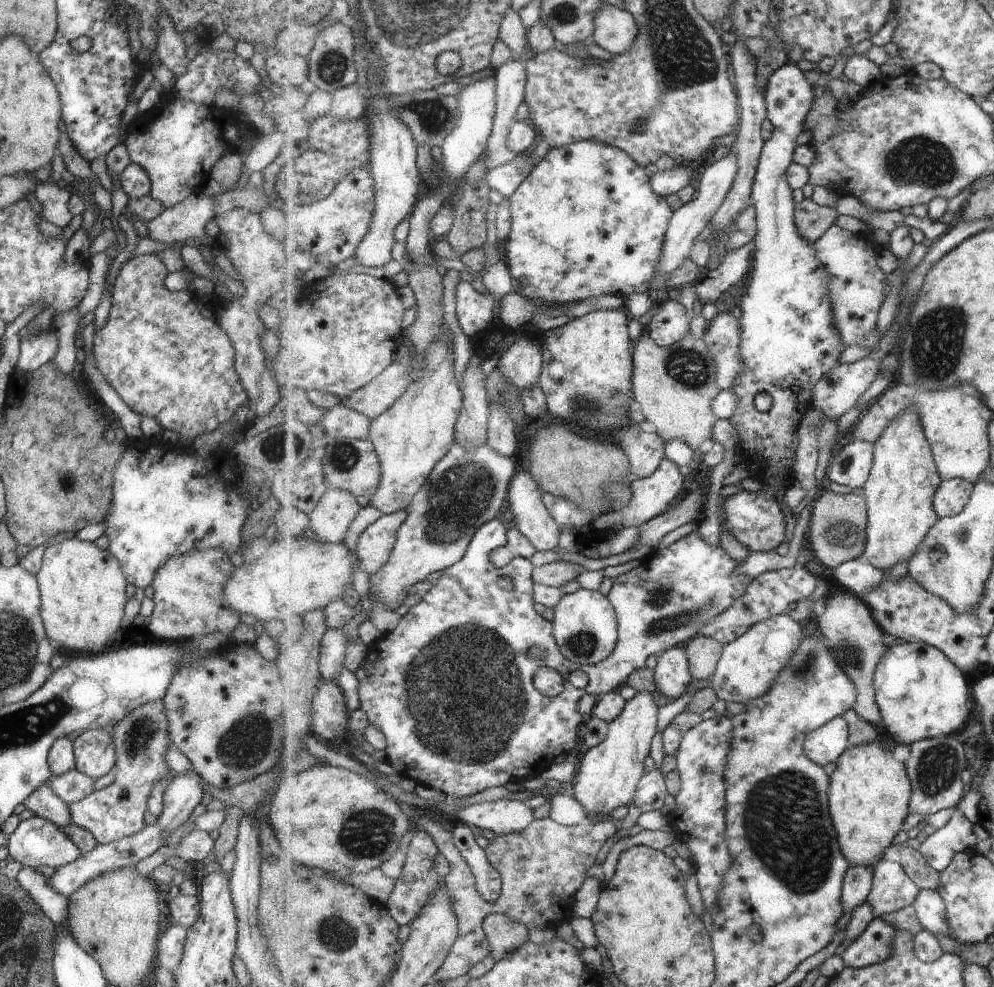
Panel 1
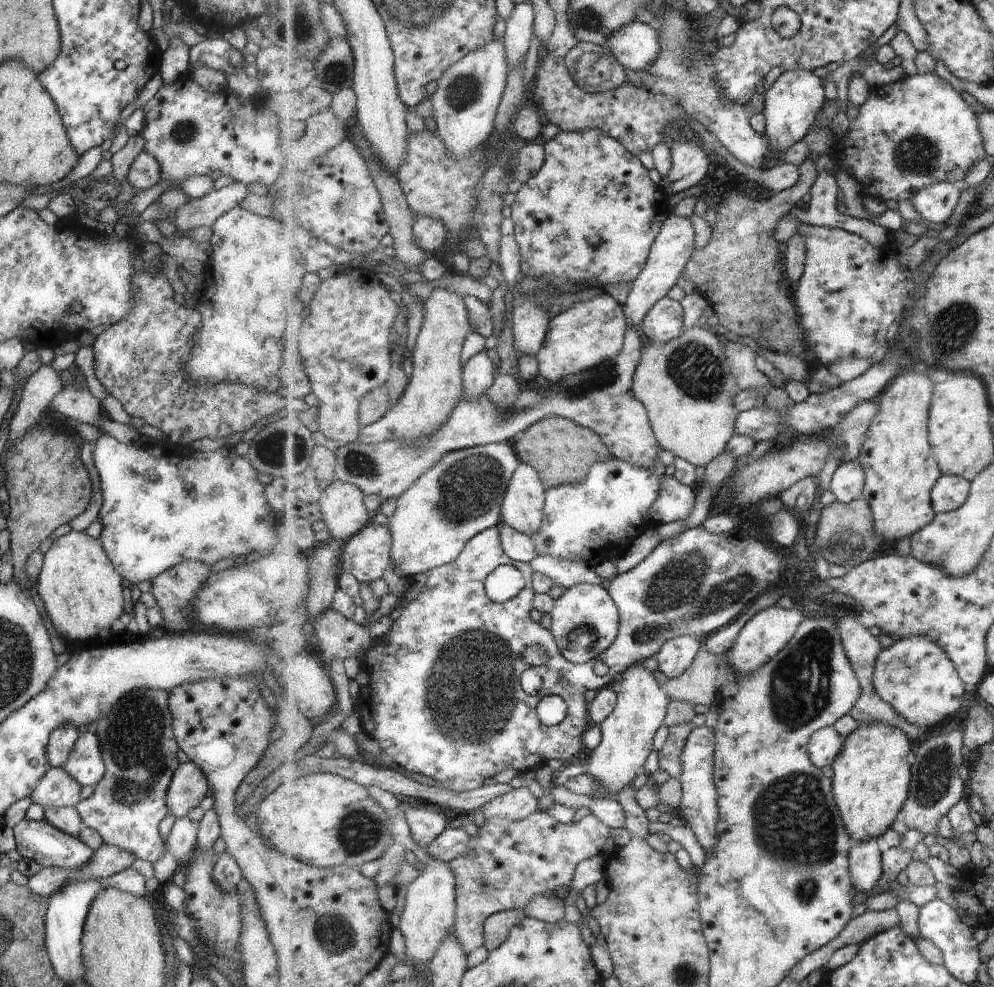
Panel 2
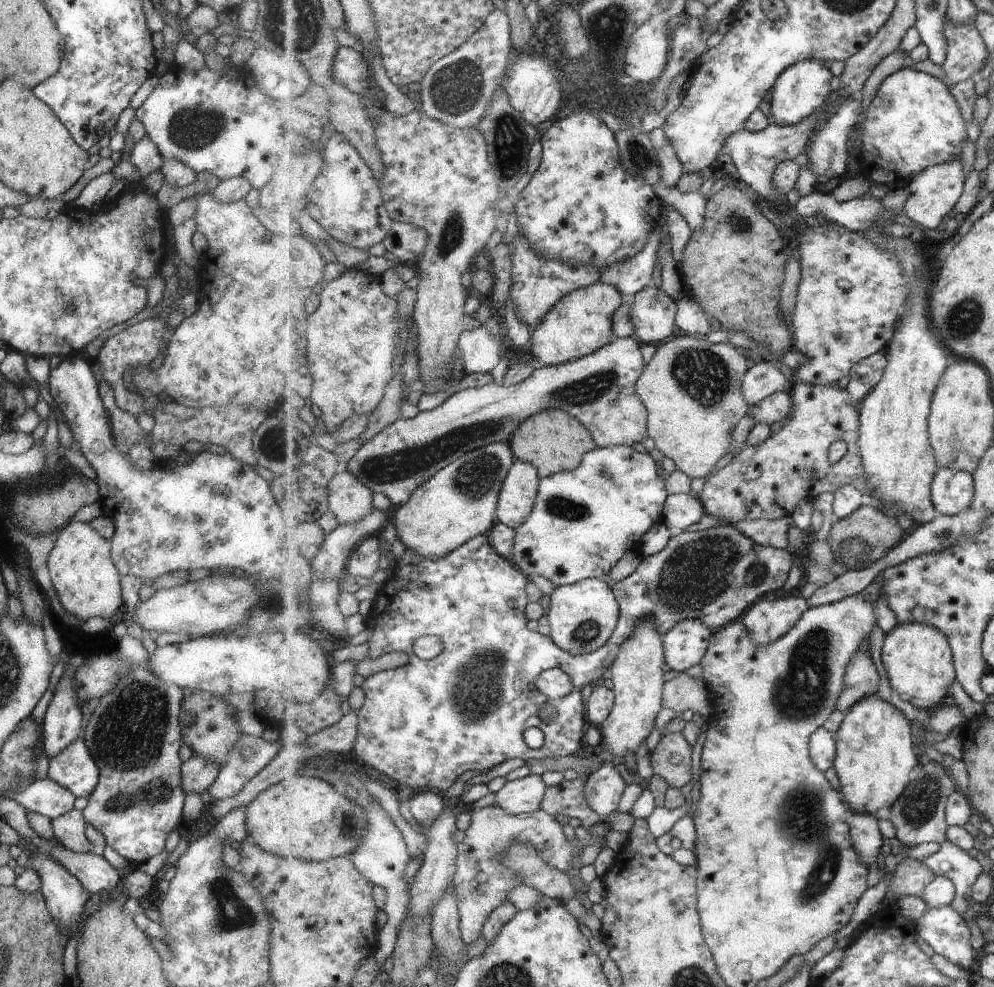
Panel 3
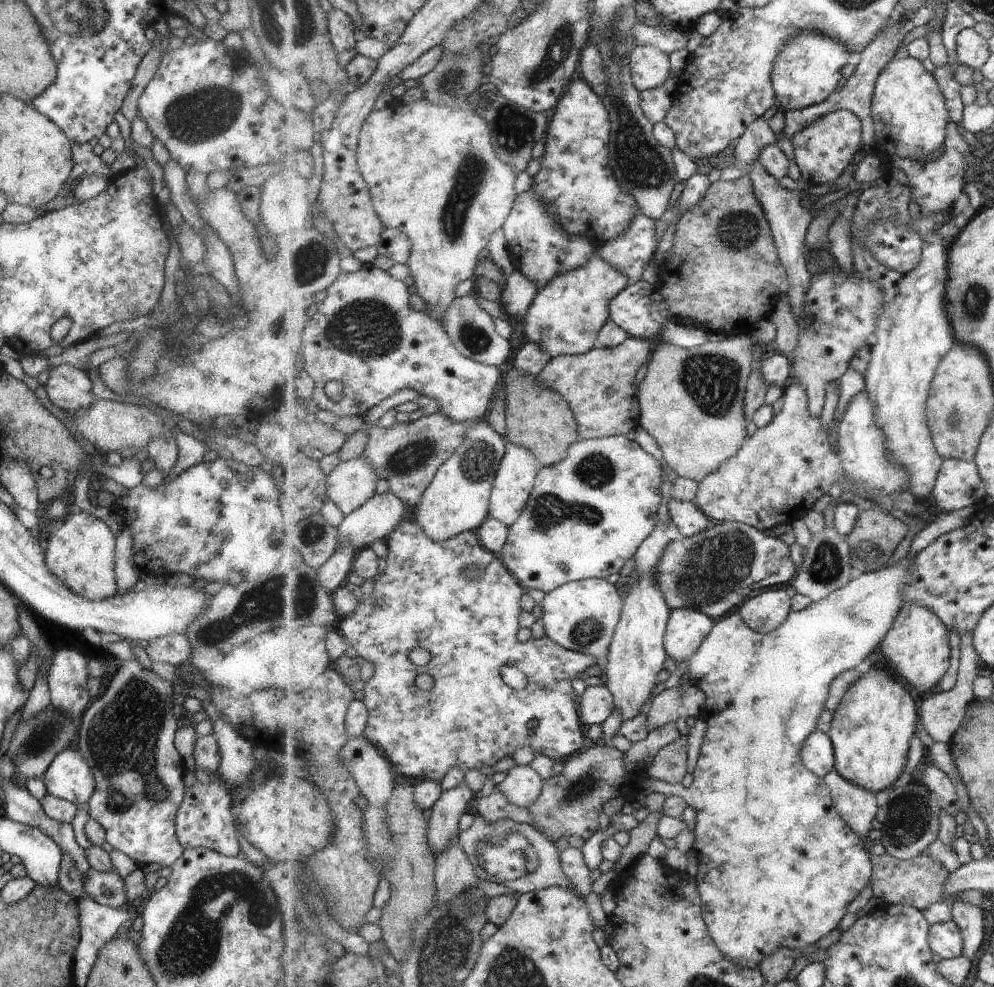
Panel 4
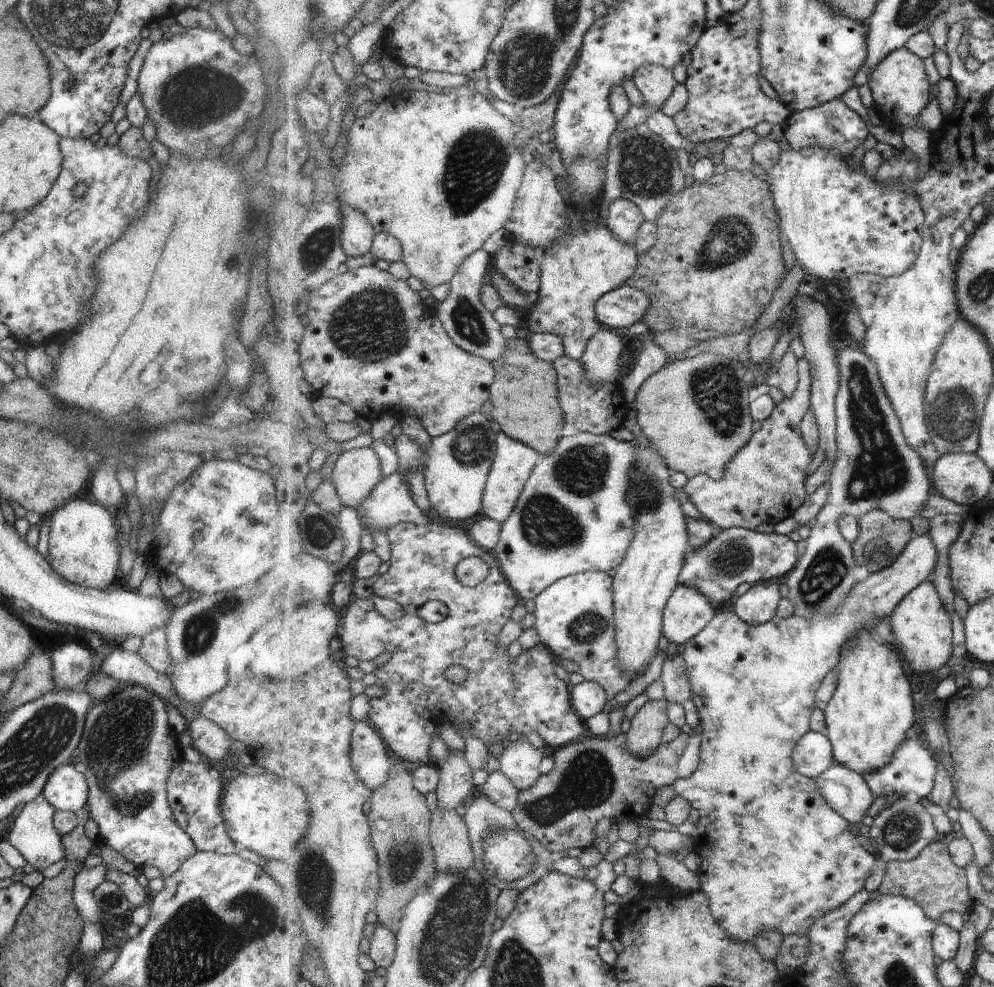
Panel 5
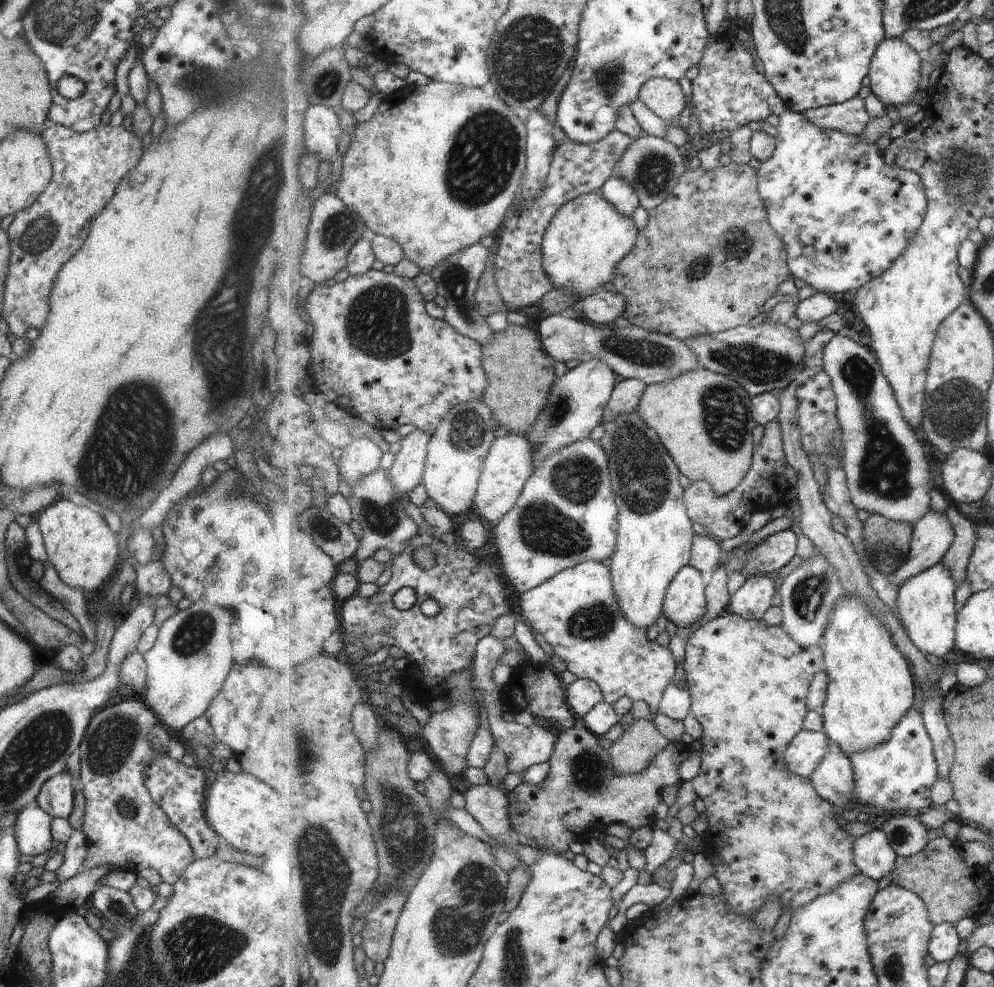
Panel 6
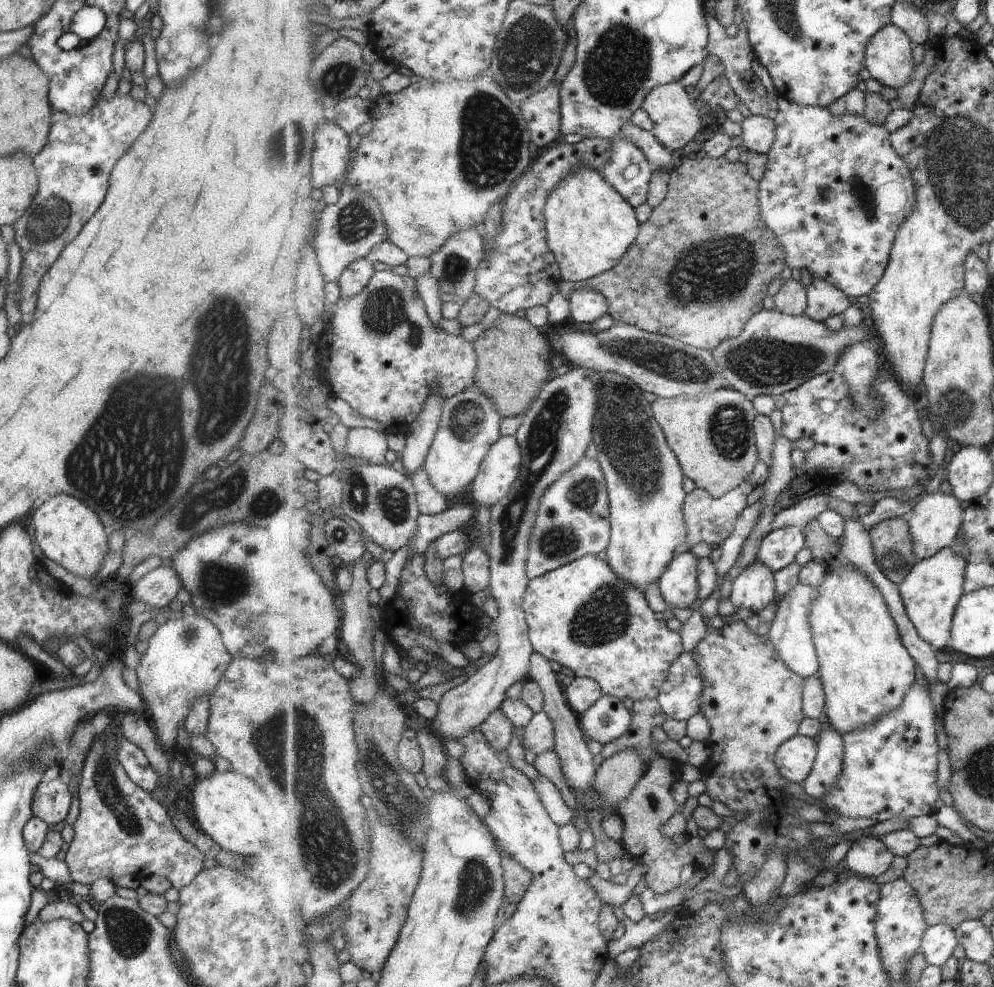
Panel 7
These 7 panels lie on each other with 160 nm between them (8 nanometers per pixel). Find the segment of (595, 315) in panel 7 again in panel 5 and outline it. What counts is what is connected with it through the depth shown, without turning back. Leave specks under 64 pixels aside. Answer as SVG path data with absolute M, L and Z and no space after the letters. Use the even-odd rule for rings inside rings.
M625 284L603 295L596 304L596 312L603 326L623 330L643 321L650 306L650 297L644 290Z

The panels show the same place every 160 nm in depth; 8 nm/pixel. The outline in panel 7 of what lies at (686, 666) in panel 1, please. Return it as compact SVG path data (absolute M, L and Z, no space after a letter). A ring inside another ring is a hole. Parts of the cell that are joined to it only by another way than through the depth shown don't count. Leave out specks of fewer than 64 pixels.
M691 551L676 556L658 586L668 607L689 607L699 596L698 557Z

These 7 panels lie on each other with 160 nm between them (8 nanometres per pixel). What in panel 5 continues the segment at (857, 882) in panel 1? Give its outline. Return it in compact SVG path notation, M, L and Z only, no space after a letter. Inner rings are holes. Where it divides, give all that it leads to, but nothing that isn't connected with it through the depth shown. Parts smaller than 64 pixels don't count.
M837 764L813 779L829 807L853 826L863 822L871 804L875 802L876 796L864 776L846 766Z

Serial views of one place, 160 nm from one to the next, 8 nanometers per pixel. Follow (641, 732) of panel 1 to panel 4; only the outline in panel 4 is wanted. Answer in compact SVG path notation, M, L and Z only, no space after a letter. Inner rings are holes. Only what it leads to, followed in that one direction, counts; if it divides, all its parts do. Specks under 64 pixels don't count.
M657 523L651 536L645 540L635 559L635 570L631 576L621 580L625 585L630 586L628 595L623 599L622 615L616 628L614 639L610 646L610 659L606 668L606 686L614 693L616 708L620 709L624 720L633 720L635 716L644 713L653 698L653 690L659 680L659 672L666 666L668 654L664 644L666 630L670 622L670 606L667 604L665 593L662 592L662 585L658 584L658 568L661 566L663 551L673 543L669 538L669 526Z

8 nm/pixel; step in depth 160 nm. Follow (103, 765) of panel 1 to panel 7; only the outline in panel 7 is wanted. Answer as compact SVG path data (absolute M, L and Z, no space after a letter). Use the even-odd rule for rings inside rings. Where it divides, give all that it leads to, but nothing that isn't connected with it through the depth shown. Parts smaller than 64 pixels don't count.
M58 776L49 782L39 782L31 801L32 816L48 825L62 821L68 814L70 794Z

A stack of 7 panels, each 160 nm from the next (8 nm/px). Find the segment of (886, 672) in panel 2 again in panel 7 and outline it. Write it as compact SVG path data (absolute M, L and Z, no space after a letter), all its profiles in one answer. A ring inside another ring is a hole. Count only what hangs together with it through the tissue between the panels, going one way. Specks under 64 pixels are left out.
M947 547L934 557L918 562L903 582L898 584L907 614L924 638L935 649L947 650L950 646L954 614L959 601L965 595L966 568L968 562L953 547Z

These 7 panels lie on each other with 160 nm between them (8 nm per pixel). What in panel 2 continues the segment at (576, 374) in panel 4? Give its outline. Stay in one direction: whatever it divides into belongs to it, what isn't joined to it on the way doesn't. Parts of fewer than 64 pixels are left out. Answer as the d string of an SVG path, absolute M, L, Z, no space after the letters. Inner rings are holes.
M628 325L624 349L619 356L590 371L568 376L557 385L551 383L545 389L533 387L525 390L519 395L514 406L506 409L495 405L488 394L477 399L464 396L443 428L427 438L431 441L421 445L405 445L398 441L385 441L376 445L345 443L335 450L336 478L357 486L365 494L377 494L382 500L400 498L447 453L489 443L507 442L515 434L527 430L533 423L555 415L574 420L577 424L599 433L607 448L619 460L650 469L652 473L663 477L665 465L659 461L659 454L664 448L654 433L646 406L634 395L634 374L642 359L645 342L646 339L640 330Z

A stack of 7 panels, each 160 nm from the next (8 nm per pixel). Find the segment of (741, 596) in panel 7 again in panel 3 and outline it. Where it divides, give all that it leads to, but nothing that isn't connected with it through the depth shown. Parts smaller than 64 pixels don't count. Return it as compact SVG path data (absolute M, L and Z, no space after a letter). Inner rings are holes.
M792 592L775 600L761 598L748 607L740 620L756 645L768 645L781 640L808 608L807 600Z

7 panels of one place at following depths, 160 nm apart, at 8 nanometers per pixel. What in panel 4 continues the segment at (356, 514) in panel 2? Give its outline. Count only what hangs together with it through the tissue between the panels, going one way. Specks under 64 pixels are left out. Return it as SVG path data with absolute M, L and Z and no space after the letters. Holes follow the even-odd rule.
M363 457L343 461L328 476L328 498L349 516L376 495L377 481L377 469Z

